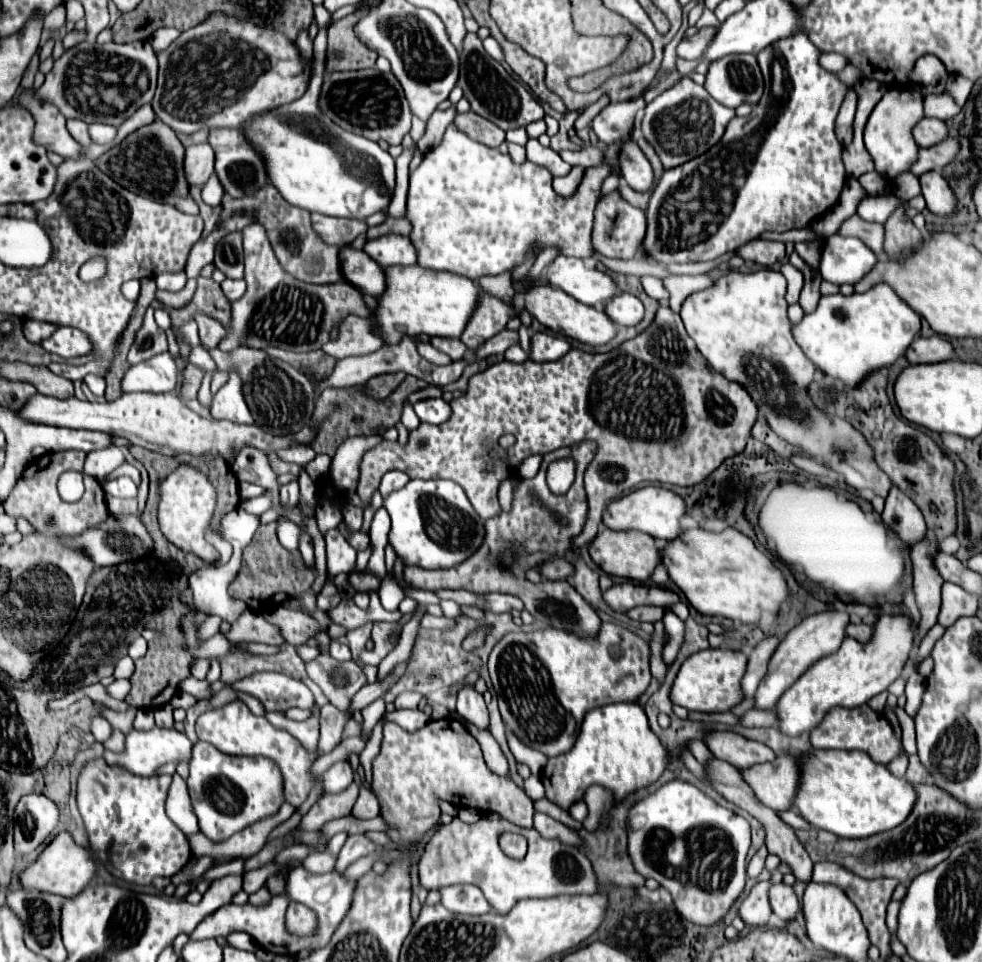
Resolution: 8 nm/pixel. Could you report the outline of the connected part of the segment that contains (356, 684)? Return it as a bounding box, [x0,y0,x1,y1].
[306,654,368,718]

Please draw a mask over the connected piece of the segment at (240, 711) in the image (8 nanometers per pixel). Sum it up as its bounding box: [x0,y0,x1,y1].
[196,700,354,808]

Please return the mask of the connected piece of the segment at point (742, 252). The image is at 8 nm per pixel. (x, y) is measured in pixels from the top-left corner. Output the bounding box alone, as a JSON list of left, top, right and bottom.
[736,240,784,266]

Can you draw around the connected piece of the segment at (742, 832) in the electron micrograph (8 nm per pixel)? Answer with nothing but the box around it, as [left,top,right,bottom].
[626,778,750,926]

